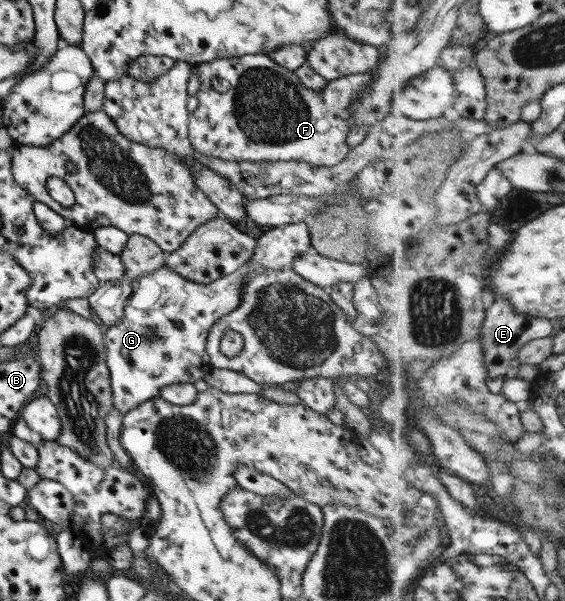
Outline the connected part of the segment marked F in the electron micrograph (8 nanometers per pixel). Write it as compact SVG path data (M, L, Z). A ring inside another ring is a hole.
M267 54L214 59L194 65L194 69L199 80L197 108L188 115L187 136L191 148L197 153L226 162L289 160L303 161L311 167L329 167L339 163L349 152L345 138L353 126L350 103L358 102L376 67L365 73L327 81L319 90L305 87L294 72L277 65Z

